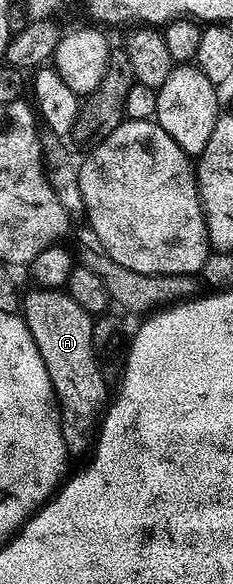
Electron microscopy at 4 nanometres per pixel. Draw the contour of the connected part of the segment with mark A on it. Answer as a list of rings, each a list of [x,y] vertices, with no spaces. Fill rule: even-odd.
[[[38,287],[21,294],[20,313],[26,322],[32,339],[36,339],[36,347],[40,351],[40,359],[44,359],[44,367],[48,367],[48,379],[54,384],[54,398],[58,401],[58,411],[62,414],[62,434],[67,450],[71,454],[85,454],[91,448],[100,414],[108,404],[108,389],[106,393],[106,377],[98,366],[99,354],[92,343],[92,327],[94,317],[72,297],[70,292],[62,289]]]

